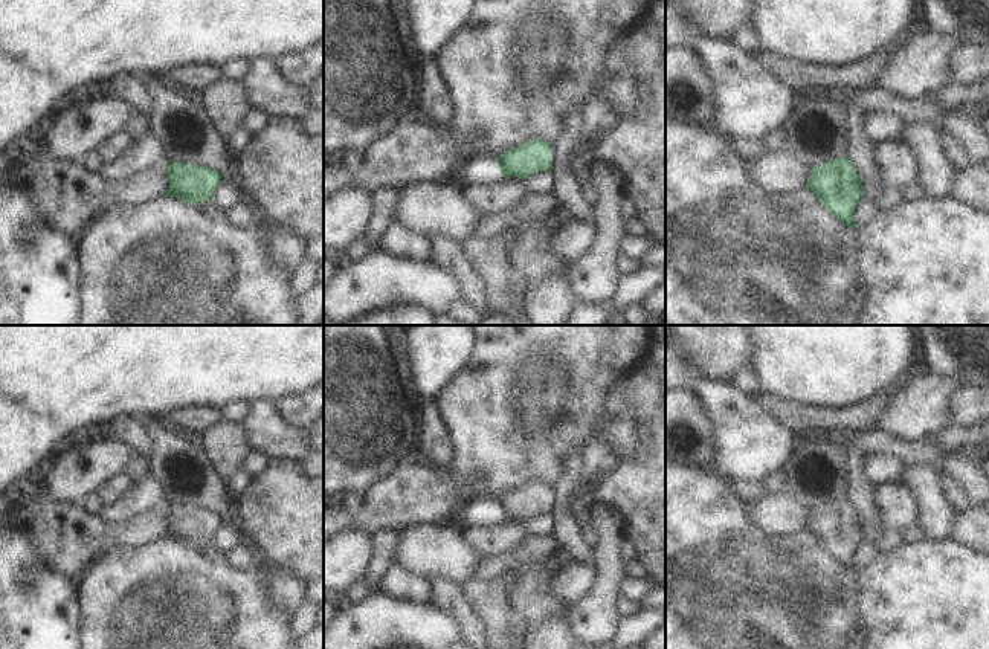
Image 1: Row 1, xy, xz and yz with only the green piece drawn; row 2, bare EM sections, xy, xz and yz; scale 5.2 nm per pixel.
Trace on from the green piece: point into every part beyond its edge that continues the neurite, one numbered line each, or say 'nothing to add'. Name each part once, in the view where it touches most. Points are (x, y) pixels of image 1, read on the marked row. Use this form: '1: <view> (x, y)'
nothing to add

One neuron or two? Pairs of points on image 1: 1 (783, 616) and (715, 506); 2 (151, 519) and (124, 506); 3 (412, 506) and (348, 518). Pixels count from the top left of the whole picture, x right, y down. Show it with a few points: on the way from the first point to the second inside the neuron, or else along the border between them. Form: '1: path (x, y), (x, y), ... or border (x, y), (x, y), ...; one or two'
1: path (756, 588), (715, 547), (715, 533); one
2: border (164, 500), (119, 523), (106, 521); two
3: path (397, 506), (364, 510); one

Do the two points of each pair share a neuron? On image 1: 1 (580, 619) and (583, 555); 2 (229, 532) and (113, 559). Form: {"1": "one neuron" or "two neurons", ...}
{"1": "two neurons", "2": "two neurons"}

